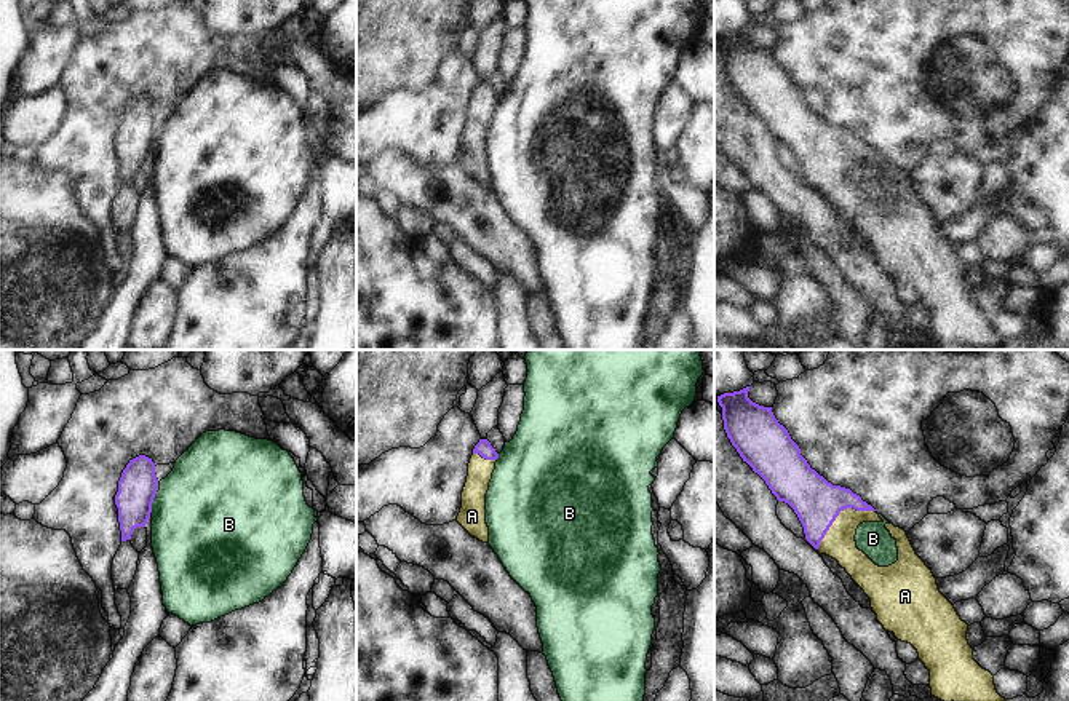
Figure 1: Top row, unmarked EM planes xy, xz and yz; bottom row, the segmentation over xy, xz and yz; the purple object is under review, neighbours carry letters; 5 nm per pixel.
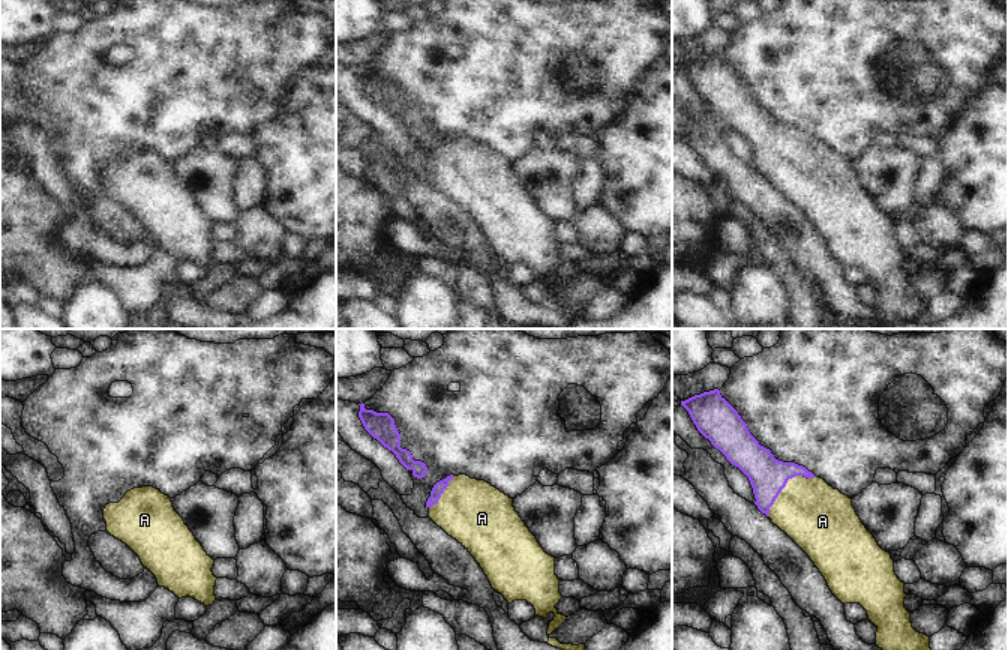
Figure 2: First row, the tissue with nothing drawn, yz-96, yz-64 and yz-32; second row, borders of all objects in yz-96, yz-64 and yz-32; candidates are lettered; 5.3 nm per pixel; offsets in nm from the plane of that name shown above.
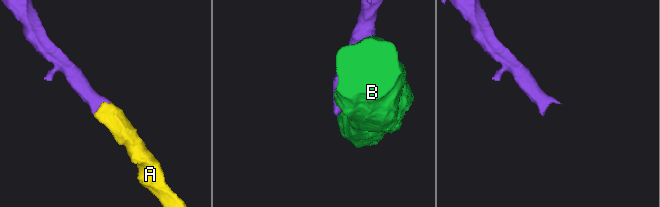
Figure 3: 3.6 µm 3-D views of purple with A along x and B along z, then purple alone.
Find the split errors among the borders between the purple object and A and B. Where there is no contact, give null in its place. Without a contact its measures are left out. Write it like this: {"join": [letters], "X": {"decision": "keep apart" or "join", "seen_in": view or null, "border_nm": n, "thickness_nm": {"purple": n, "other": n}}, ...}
{"join": ["A"], "A": {"decision": "join", "seen_in": "yz", "border_nm": 360, "thickness_nm": {"purple": 240, "other": 160}}, "B": {"decision": "keep apart", "seen_in": "xy", "border_nm": 110, "thickness_nm": {"purple": 190, "other": 480}}}

